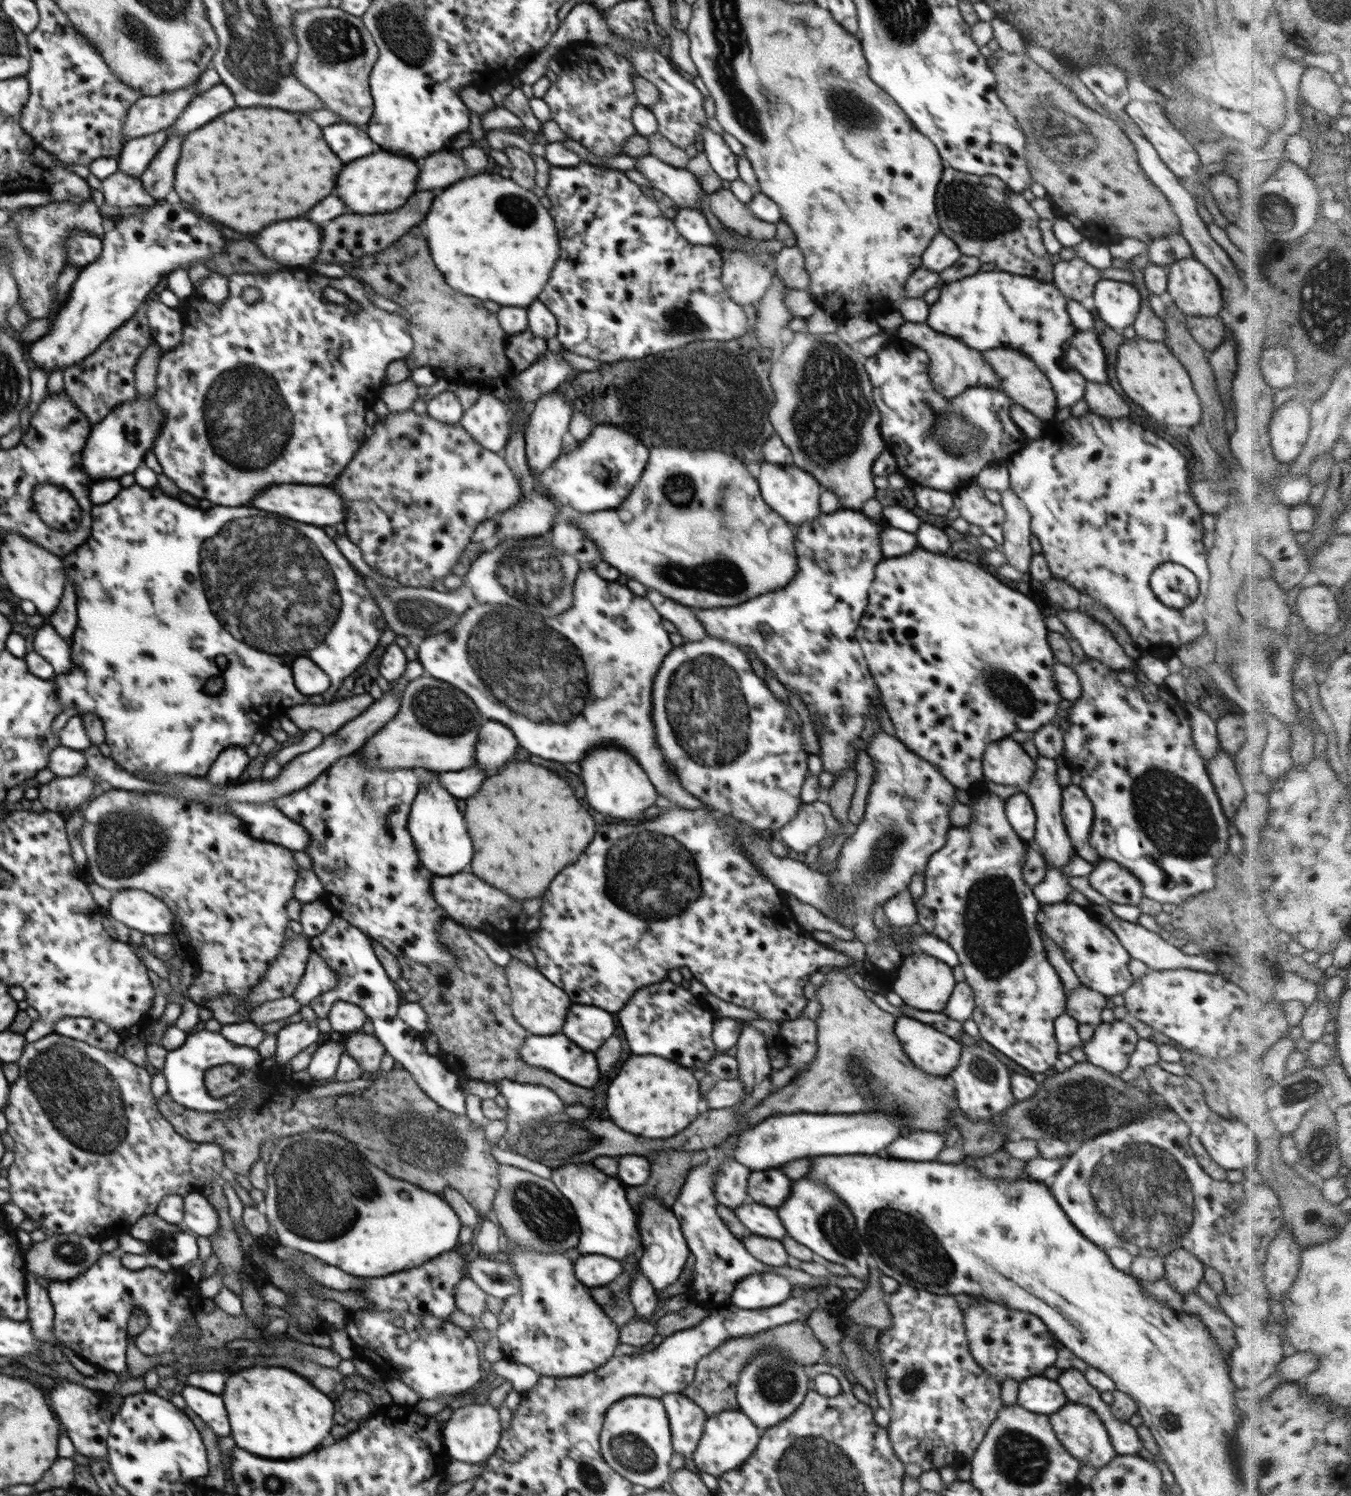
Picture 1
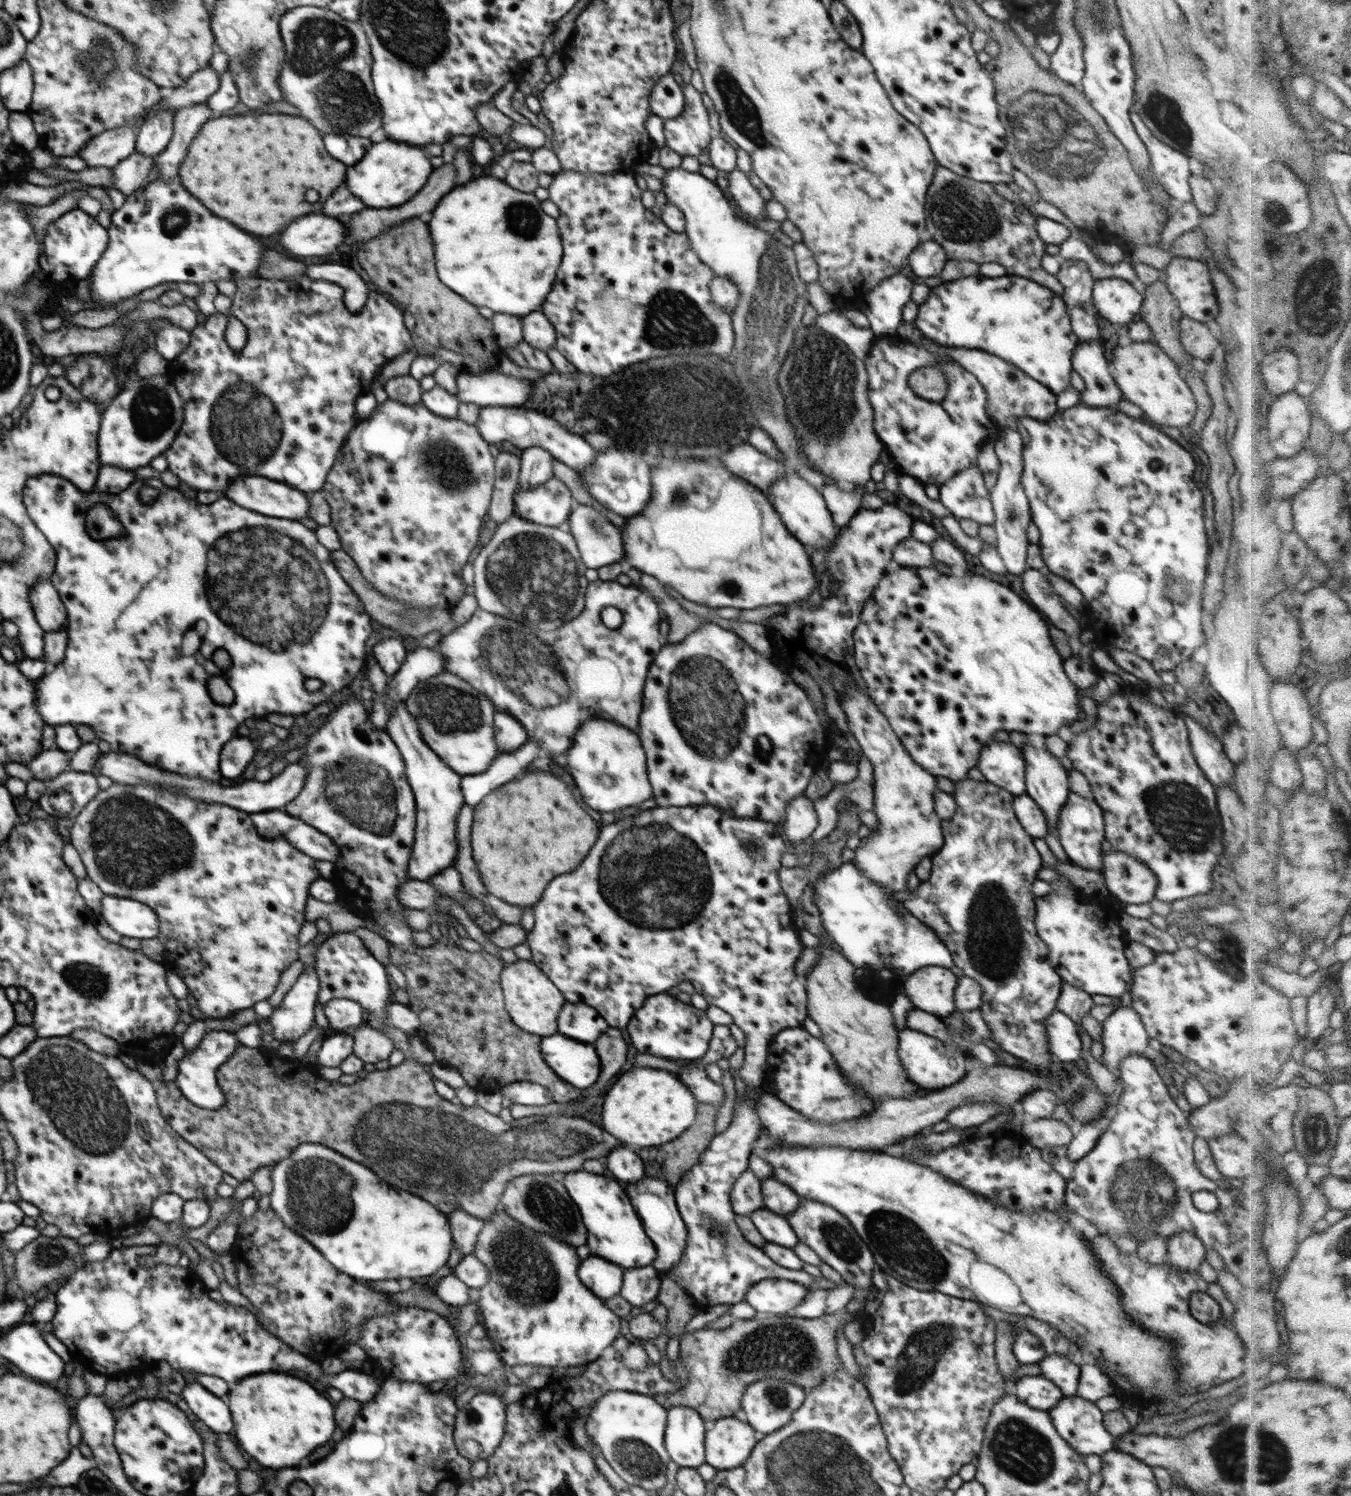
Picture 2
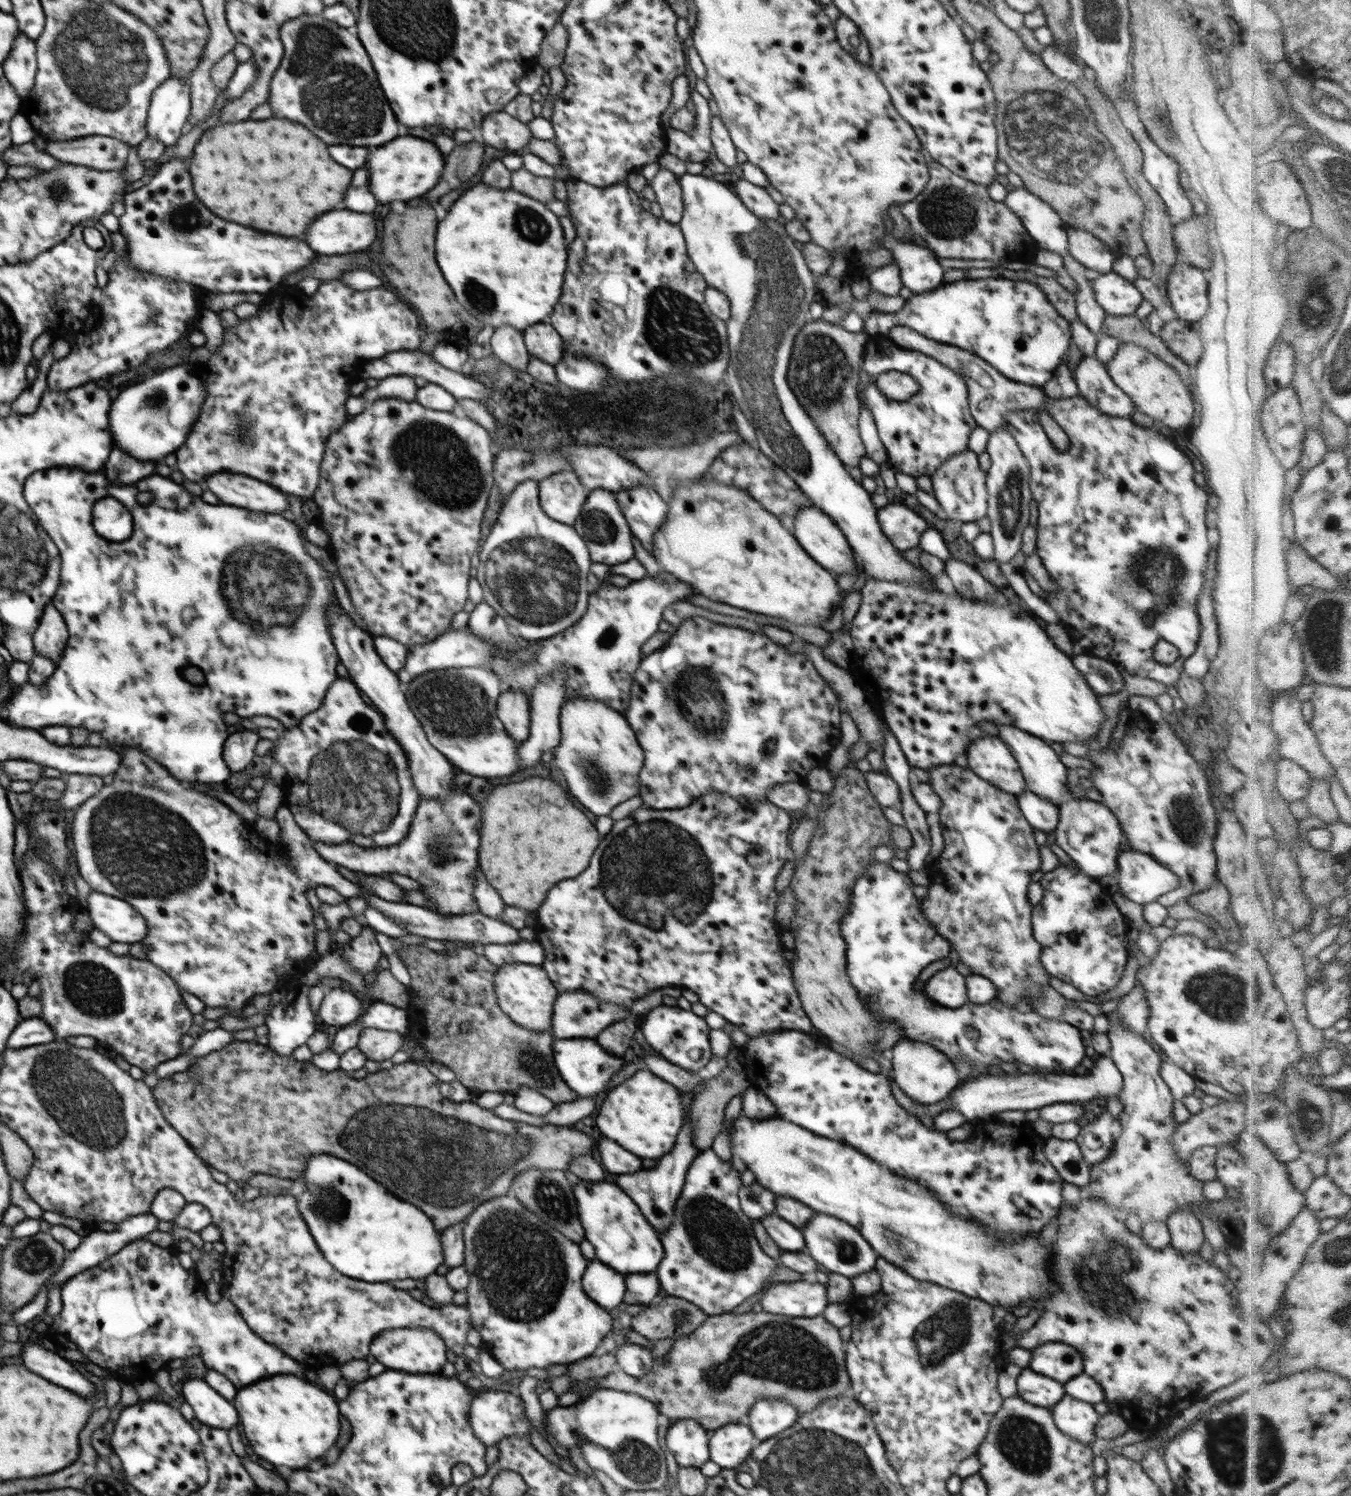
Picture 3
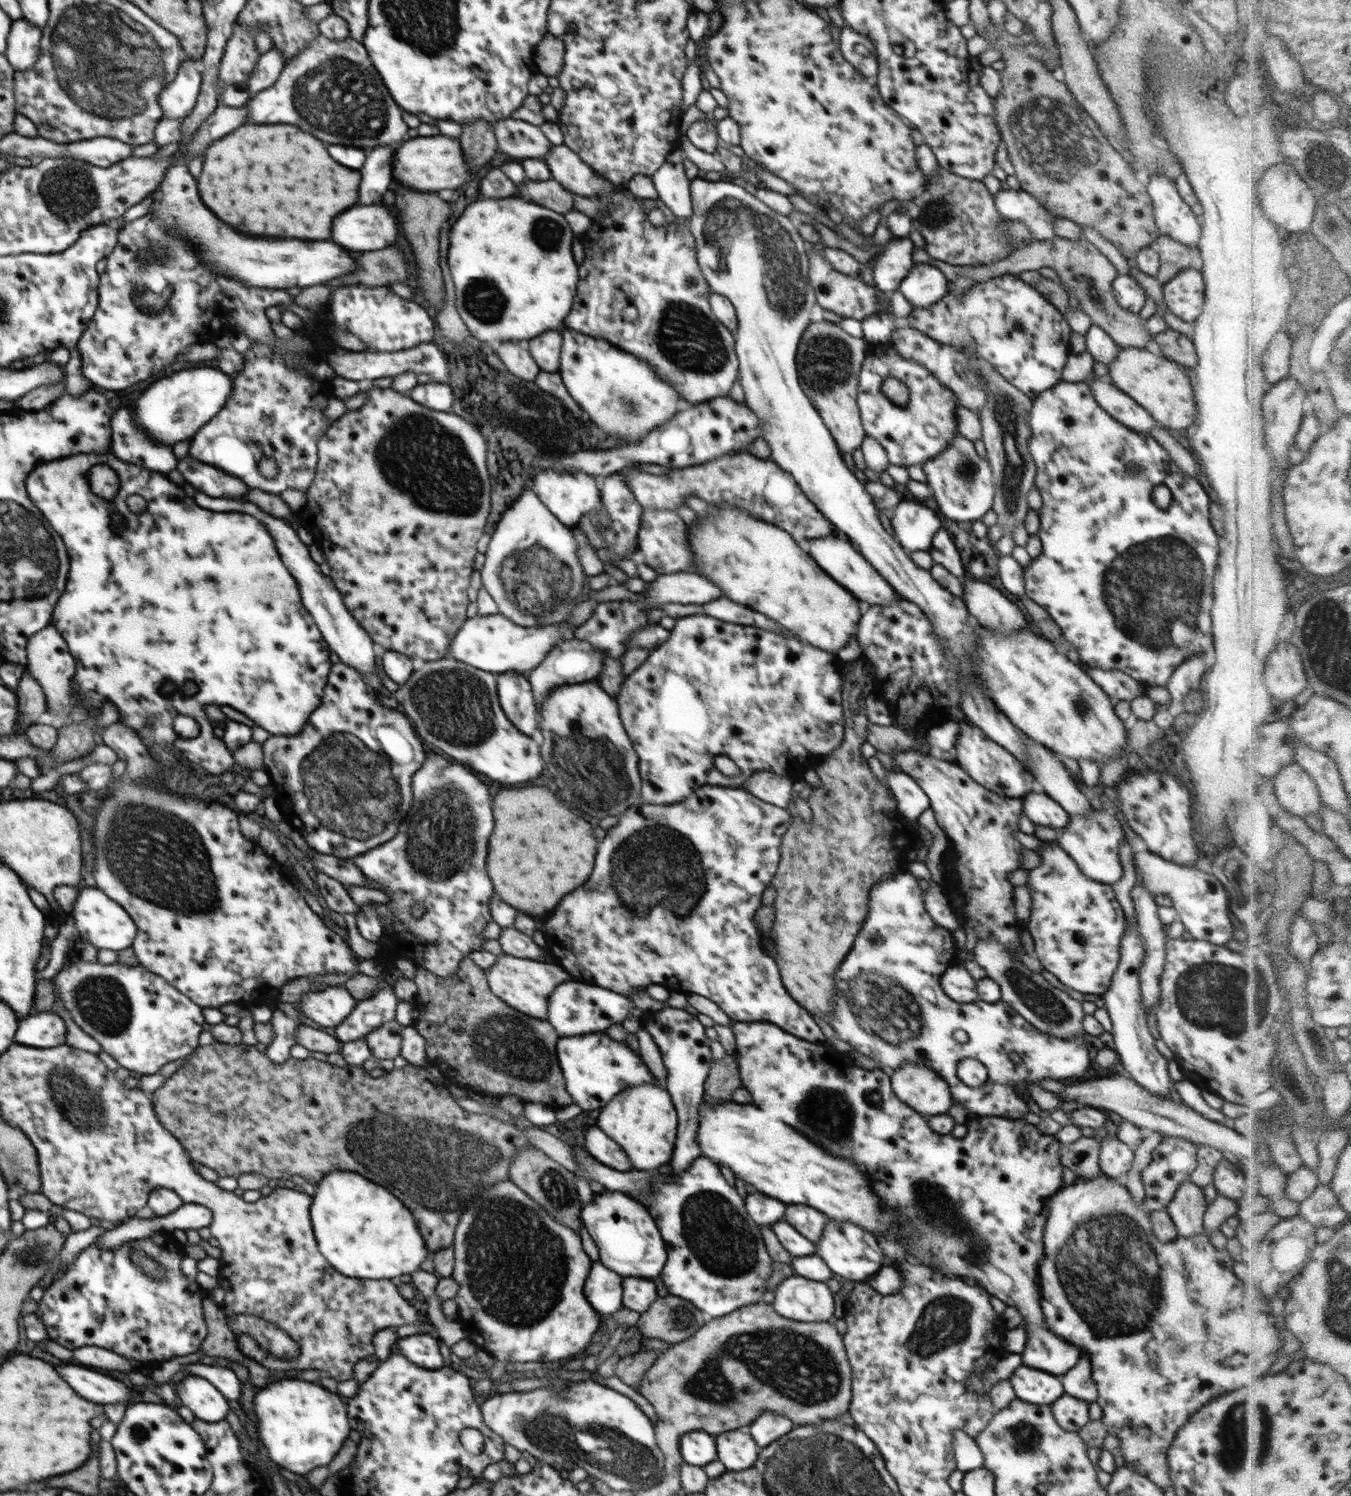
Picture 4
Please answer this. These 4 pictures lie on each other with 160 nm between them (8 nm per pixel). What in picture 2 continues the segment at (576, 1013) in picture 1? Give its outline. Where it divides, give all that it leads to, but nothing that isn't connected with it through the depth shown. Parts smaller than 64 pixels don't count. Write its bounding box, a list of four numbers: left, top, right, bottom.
[557,1002,610,1044]

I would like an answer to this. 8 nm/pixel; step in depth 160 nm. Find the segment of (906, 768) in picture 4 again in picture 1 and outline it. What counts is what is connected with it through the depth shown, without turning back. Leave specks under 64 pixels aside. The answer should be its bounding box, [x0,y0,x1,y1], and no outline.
[914,788,1067,1072]

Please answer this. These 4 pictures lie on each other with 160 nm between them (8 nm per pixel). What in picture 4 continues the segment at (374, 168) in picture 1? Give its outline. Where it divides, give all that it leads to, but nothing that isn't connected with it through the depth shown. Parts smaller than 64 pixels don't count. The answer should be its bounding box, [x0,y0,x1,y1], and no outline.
[394,134,472,193]

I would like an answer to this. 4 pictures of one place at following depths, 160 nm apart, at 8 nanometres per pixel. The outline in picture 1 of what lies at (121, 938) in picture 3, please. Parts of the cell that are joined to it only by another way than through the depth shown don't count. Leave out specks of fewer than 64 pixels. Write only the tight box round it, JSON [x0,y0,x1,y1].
[106,888,173,934]

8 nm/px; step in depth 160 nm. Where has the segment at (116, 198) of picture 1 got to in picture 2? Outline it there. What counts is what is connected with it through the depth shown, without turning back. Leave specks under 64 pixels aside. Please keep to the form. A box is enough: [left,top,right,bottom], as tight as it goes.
[110,151,154,197]

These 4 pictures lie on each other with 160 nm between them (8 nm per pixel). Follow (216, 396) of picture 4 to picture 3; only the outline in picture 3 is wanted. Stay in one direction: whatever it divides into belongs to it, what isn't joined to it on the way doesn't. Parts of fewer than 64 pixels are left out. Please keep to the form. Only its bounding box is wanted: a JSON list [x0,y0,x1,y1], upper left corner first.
[109,364,207,461]

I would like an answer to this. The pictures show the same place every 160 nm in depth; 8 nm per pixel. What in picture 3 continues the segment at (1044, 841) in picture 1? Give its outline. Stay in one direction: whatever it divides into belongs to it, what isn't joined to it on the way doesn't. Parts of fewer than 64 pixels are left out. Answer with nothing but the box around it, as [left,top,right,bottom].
[997,725,1068,804]

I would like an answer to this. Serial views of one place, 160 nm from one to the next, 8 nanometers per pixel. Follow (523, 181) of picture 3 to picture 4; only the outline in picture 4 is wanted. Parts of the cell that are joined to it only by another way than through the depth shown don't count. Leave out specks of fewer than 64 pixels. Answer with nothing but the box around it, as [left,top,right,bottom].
[519,178,575,215]

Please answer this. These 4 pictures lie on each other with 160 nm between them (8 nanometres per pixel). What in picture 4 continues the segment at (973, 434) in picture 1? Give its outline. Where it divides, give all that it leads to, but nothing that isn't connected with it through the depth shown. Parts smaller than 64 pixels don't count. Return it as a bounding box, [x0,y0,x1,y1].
[857,343,960,468]

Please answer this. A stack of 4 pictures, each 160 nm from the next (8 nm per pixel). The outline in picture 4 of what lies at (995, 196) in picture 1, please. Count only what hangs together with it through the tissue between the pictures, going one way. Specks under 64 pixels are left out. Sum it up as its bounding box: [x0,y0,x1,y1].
[905,168,1013,266]

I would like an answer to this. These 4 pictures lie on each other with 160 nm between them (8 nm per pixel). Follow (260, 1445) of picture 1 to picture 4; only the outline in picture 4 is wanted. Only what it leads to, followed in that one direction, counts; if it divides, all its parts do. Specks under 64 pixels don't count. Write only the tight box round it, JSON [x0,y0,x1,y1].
[254,1380,353,1476]

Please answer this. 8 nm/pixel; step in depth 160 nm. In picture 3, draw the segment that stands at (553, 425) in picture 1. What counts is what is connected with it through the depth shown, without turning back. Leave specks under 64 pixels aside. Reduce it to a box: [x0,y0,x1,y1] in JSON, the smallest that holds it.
[476,480,592,642]

